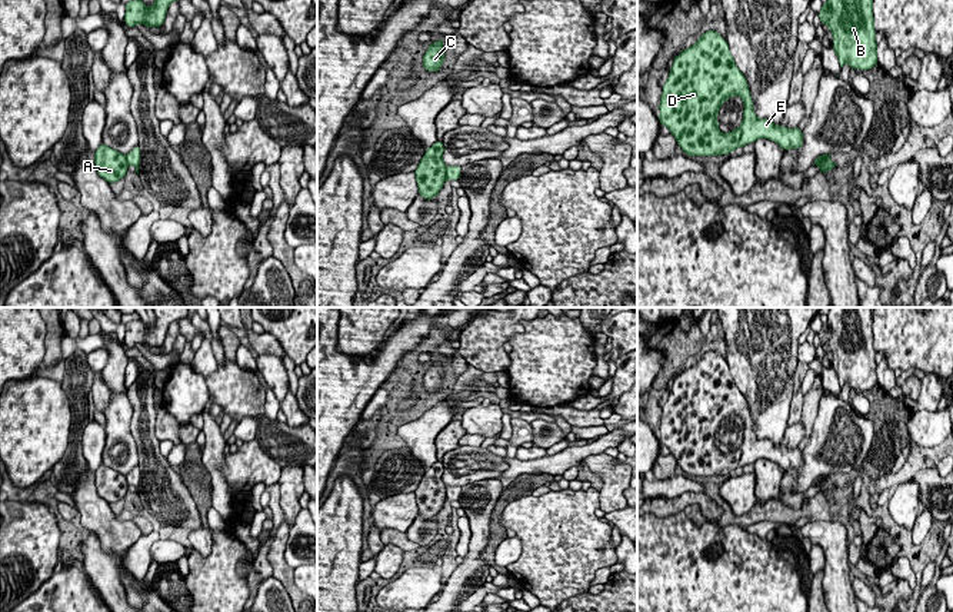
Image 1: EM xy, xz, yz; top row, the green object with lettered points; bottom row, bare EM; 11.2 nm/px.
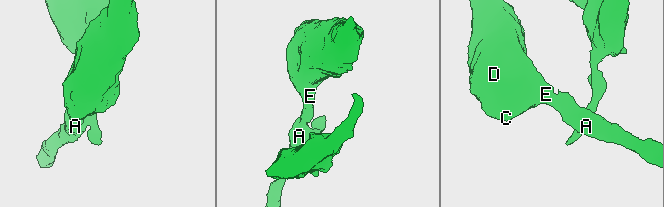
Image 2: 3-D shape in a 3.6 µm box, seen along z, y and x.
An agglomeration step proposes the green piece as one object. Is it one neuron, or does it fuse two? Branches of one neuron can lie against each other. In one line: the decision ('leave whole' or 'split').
split

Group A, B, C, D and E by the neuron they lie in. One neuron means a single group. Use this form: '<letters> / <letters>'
A C D E / B

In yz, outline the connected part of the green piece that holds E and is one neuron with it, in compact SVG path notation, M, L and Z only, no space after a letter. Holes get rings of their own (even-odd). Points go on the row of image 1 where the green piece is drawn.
M716 30L700 34L696 44L674 57L659 109L660 124L669 127L686 156L729 154L762 137L784 150L803 146L799 127L776 126L756 116L747 80ZM733 96L743 100L743 122L724 134L719 130L717 113Z

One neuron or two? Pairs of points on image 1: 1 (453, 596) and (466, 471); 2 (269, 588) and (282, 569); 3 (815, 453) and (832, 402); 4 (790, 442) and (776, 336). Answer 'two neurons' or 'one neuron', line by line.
1: two neurons
2: two neurons
3: one neuron
4: two neurons

